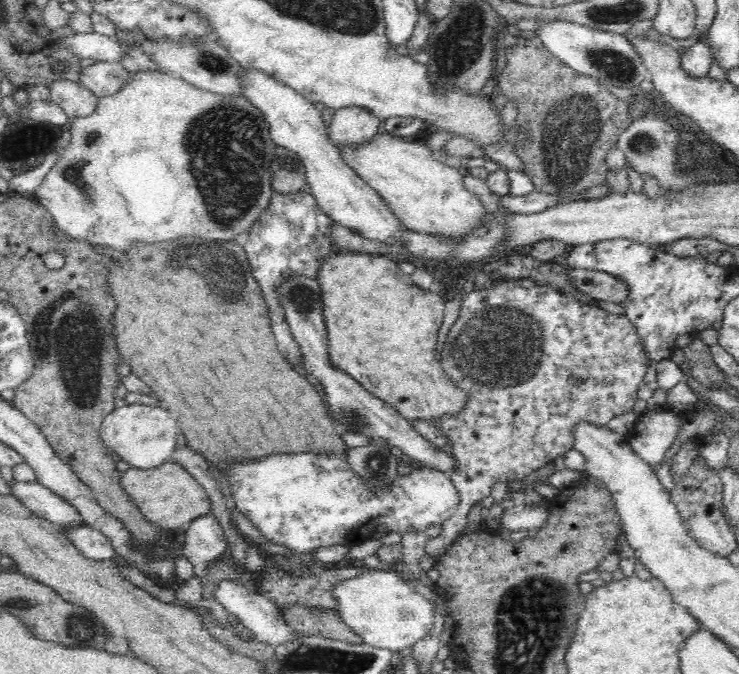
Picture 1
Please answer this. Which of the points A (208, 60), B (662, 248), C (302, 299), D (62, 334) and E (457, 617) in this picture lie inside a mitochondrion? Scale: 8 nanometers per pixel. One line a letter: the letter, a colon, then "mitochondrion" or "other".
A: mitochondrion
B: other
C: mitochondrion
D: mitochondrion
E: other

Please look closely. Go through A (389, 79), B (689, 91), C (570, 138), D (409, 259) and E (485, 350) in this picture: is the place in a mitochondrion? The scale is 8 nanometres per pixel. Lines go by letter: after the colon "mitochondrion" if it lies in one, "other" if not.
A: other
B: other
C: mitochondrion
D: other
E: mitochondrion

